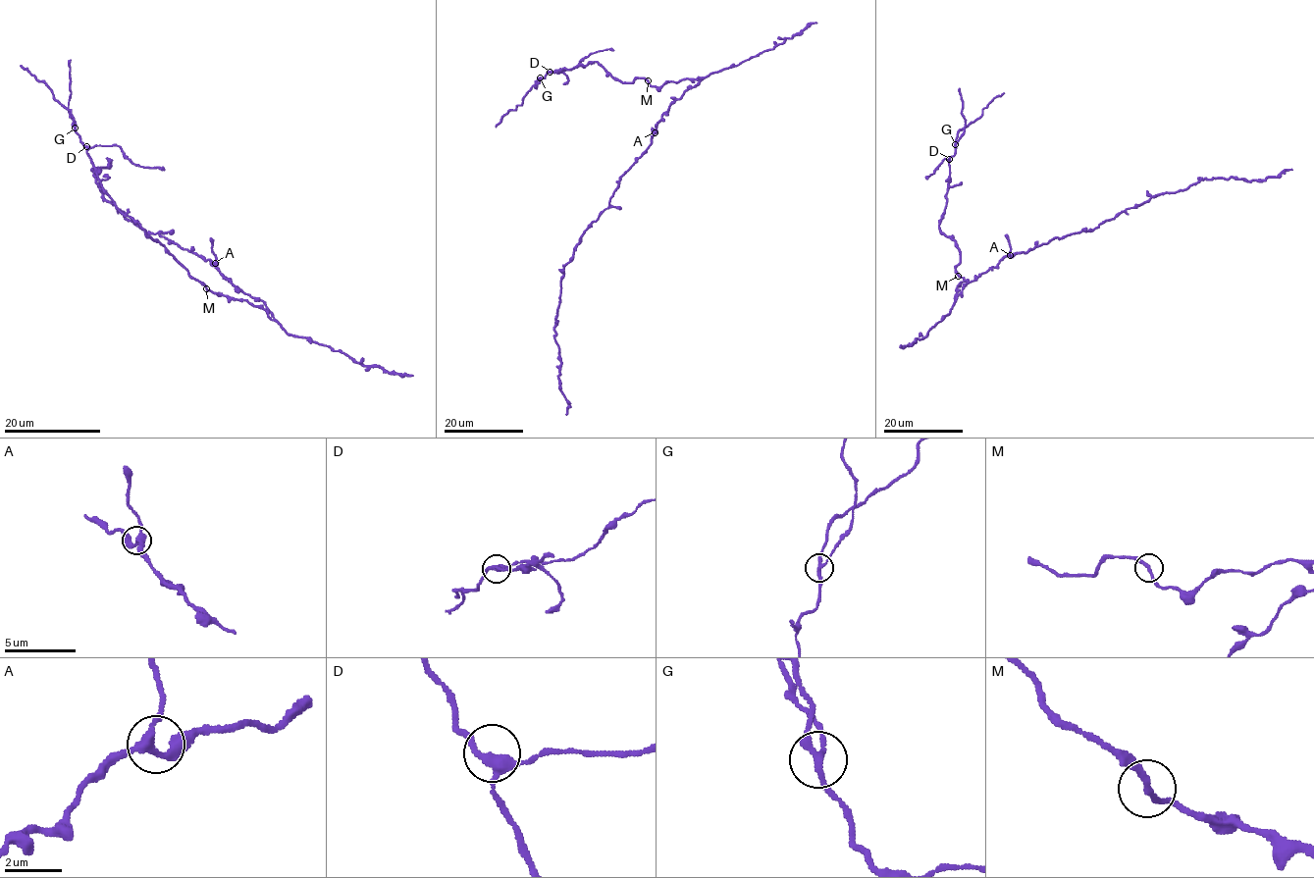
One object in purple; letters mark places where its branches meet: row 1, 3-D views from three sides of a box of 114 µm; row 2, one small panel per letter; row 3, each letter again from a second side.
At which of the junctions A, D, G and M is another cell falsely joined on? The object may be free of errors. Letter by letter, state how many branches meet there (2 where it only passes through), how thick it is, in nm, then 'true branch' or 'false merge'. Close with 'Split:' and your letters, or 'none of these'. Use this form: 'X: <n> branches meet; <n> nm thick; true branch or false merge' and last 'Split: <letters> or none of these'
A: 3 branches meet; 280 nm thick; true branch
D: 3 branches meet; 280 nm thick; true branch
G: 3 branches meet; 200 nm thick; false merge
M: 2 branches meet; 200 nm thick; true branch
Split: G

